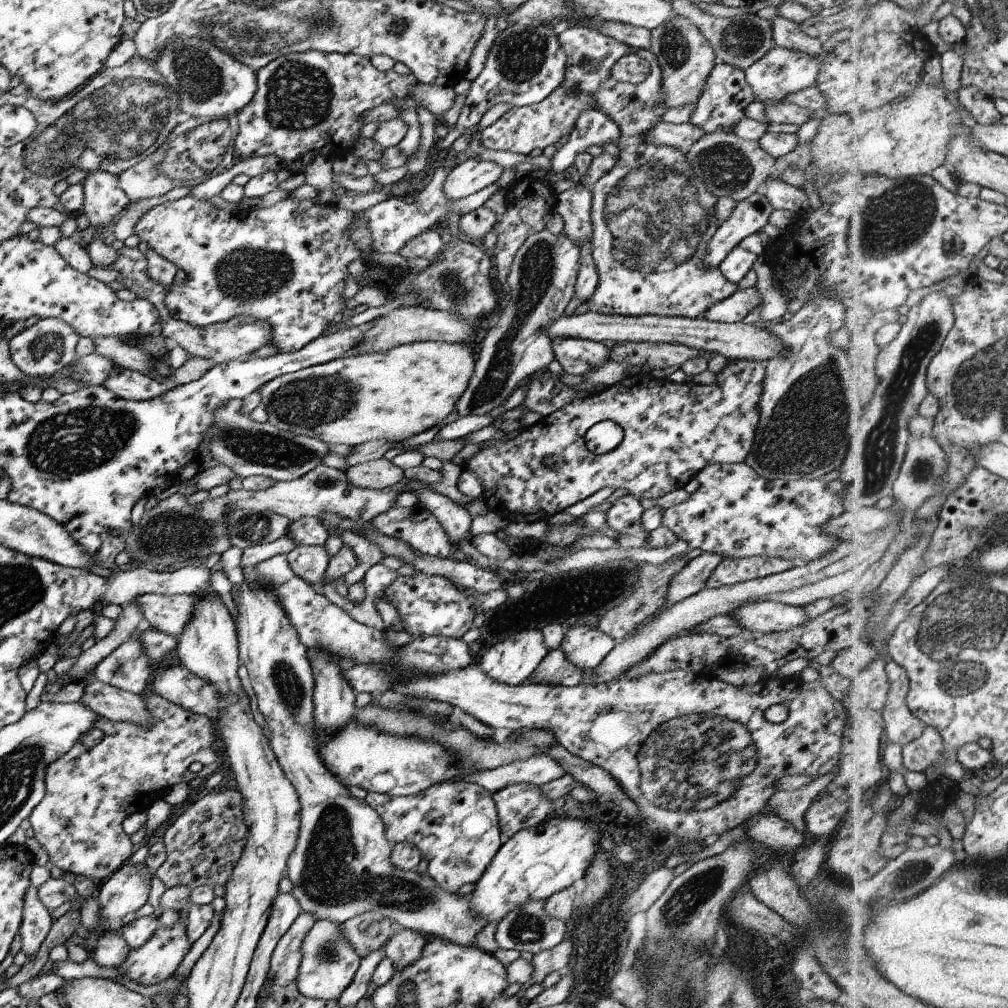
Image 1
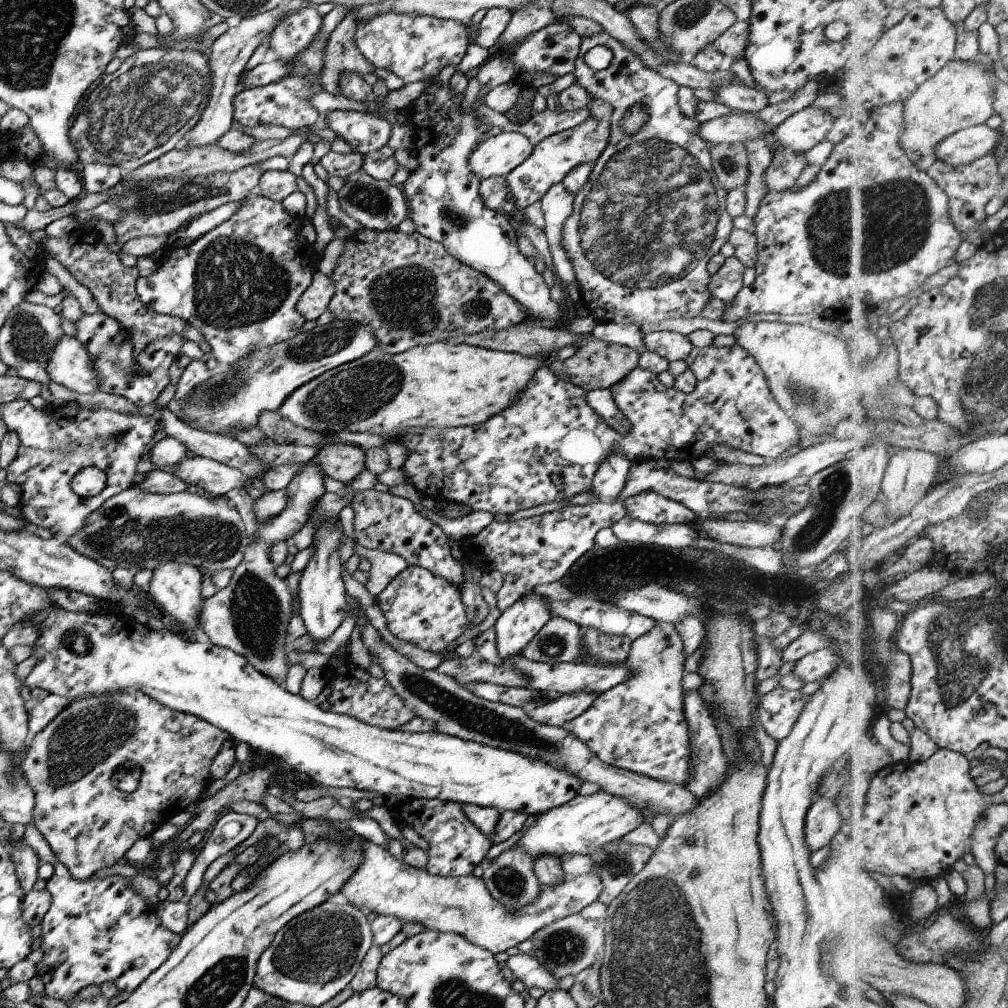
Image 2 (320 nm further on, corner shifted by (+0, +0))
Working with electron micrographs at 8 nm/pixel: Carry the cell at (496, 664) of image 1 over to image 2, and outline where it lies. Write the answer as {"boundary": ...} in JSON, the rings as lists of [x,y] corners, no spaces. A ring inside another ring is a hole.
{"boundary":[[[529,592],[500,613],[493,627],[496,651],[502,662],[507,662],[511,655],[521,655],[521,649],[550,619],[546,600]]]}

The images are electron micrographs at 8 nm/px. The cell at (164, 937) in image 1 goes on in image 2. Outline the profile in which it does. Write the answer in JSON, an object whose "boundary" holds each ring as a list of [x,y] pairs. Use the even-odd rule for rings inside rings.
{"boundary":[[[59,861],[52,864],[52,868],[53,872],[45,880],[44,887],[50,894],[50,903],[40,922],[38,949],[43,956],[34,969],[35,978],[43,983],[44,994],[67,1003],[76,997],[81,988],[89,984],[99,986],[102,982],[111,982],[117,990],[131,994],[149,974],[161,966],[177,946],[181,935],[173,934],[159,922],[154,906],[134,893],[127,877],[112,875],[79,882],[71,878],[69,871]]]}

